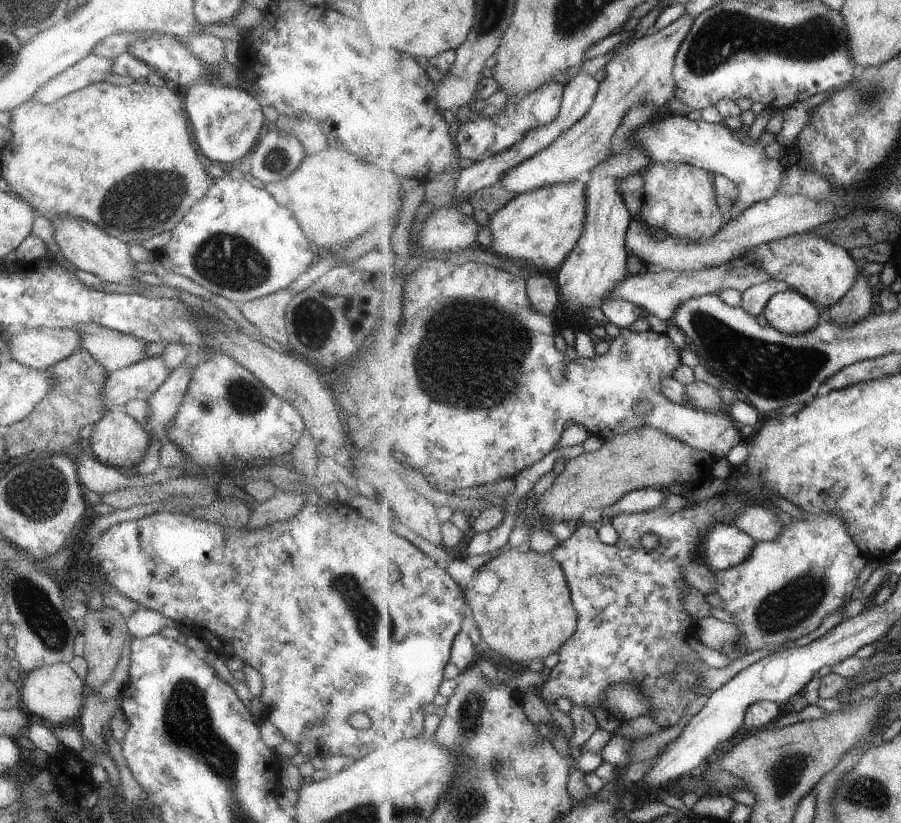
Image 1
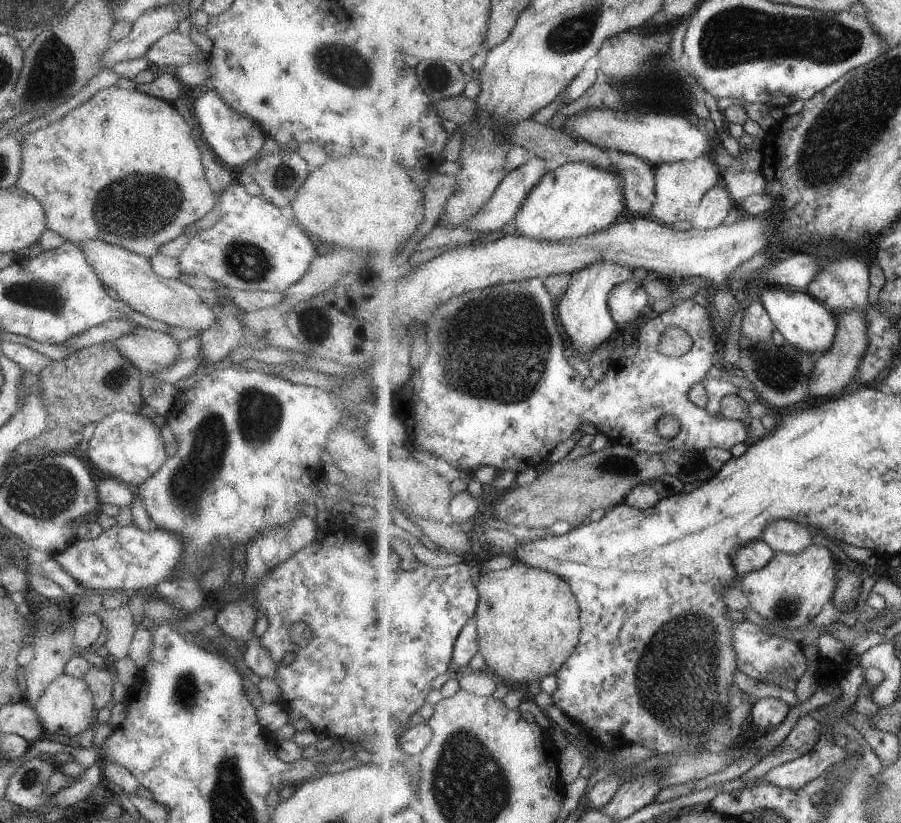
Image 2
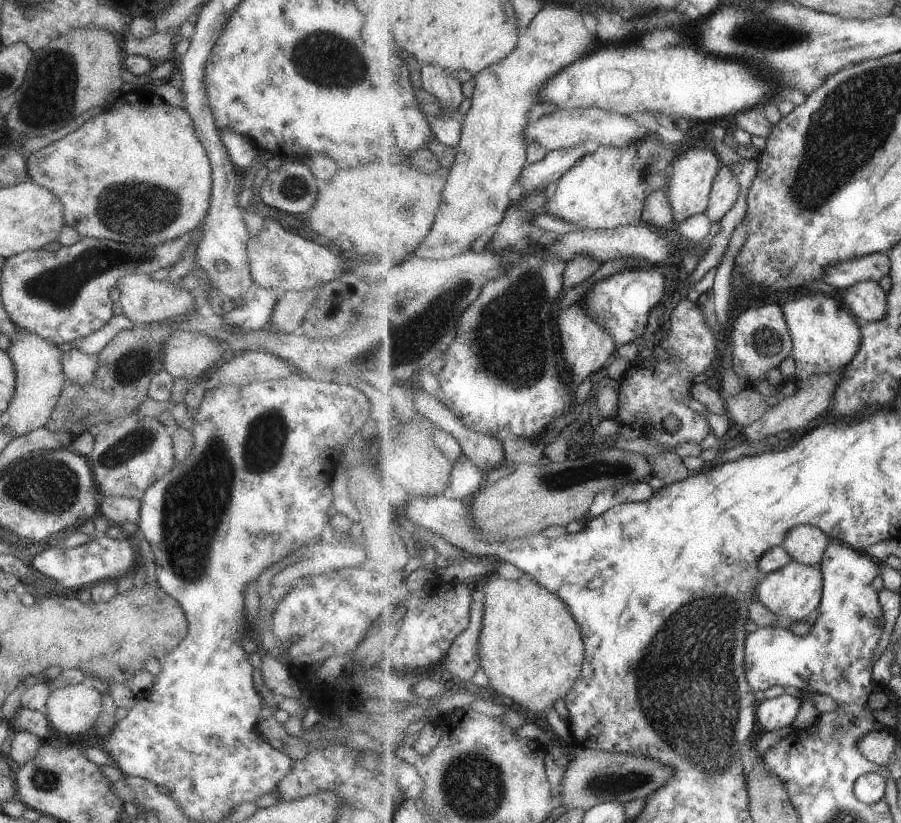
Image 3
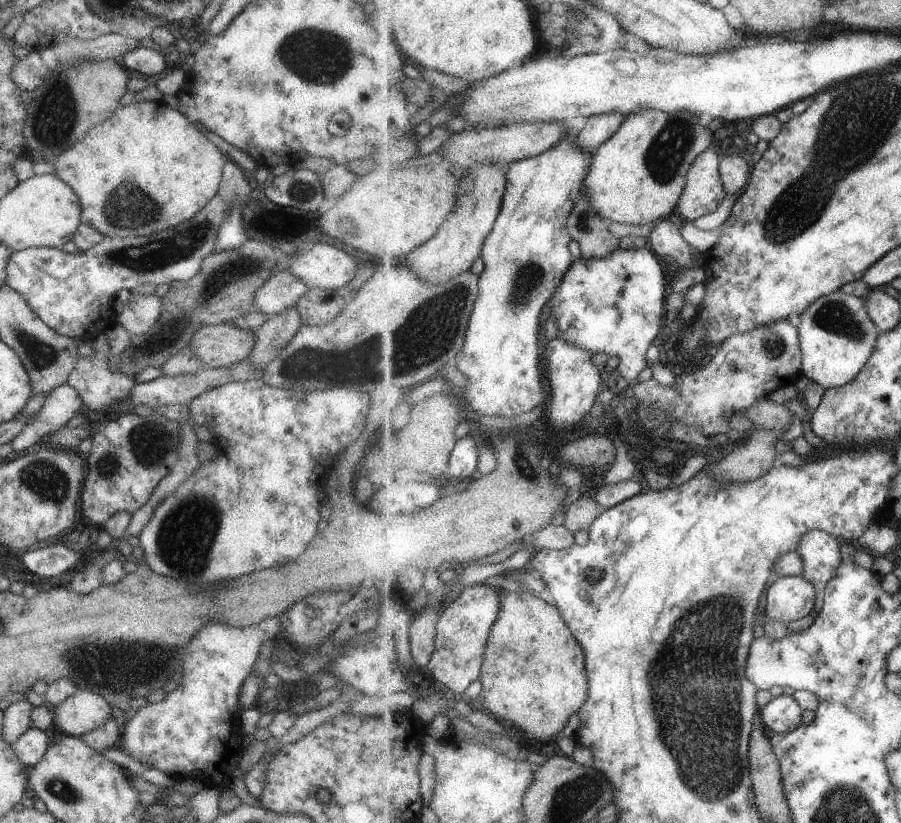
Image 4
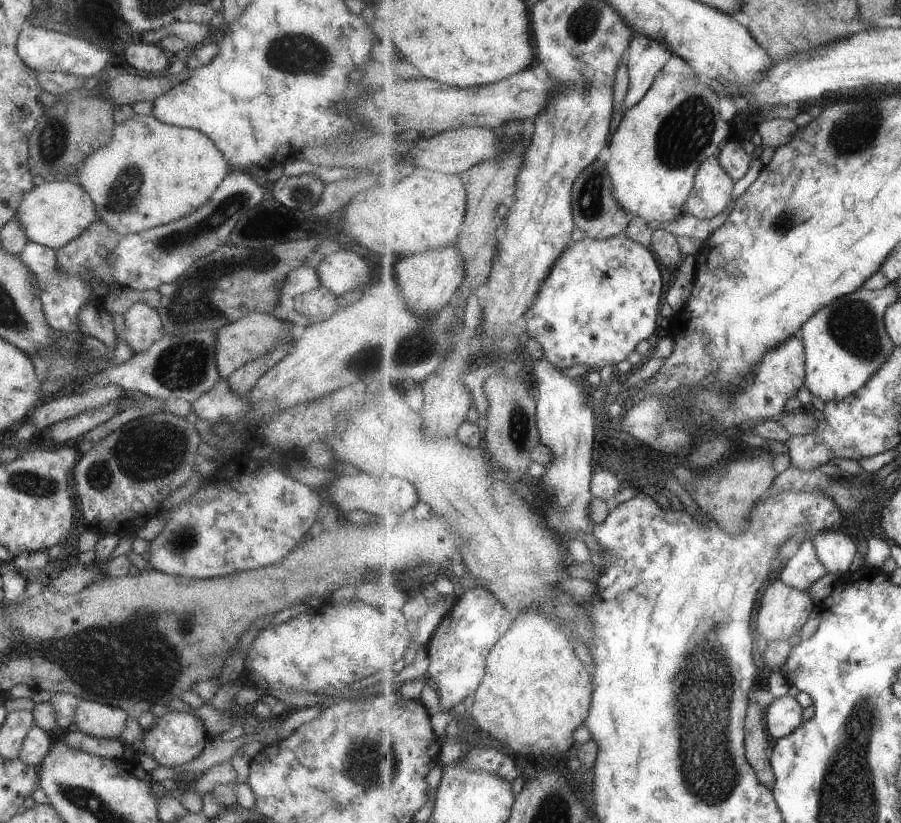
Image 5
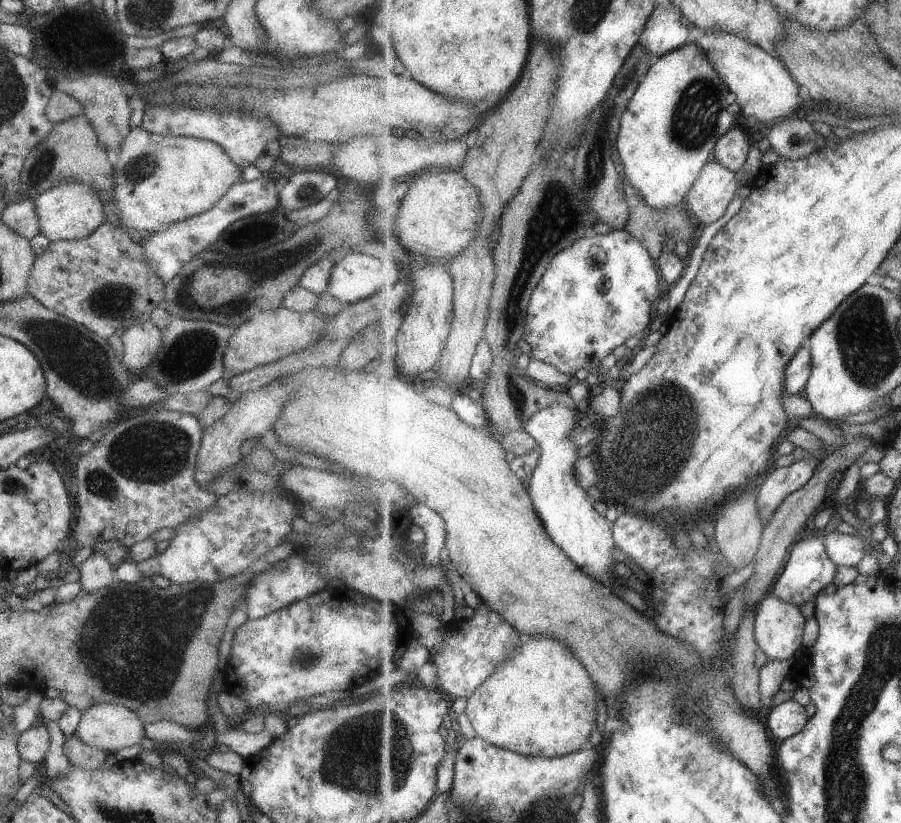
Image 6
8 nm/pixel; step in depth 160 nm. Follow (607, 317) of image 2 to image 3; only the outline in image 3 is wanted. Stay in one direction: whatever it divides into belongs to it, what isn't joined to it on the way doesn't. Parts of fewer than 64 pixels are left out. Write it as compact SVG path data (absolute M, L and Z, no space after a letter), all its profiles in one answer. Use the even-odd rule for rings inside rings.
M579 300L569 308L559 311L557 317L564 364L570 370L575 386L583 384L587 378L599 372L613 360L617 344L613 337L588 315L584 308L584 300Z

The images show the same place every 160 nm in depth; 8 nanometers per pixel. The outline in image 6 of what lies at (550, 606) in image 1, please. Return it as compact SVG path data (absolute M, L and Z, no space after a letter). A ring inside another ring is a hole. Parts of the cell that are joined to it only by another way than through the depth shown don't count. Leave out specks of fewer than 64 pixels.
M523 634L522 637L521 652L513 654L507 664L499 666L468 700L465 713L476 736L498 748L508 749L527 757L557 758L580 752L588 747L587 740L591 738L597 724L599 690L595 682L591 680L587 668L559 640L529 634Z

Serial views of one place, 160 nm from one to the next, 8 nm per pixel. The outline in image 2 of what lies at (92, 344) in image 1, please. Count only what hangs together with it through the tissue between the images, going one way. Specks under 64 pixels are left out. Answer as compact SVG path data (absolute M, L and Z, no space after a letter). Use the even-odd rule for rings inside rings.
M135 327L109 344L141 374L166 369L178 360L179 343L168 332Z

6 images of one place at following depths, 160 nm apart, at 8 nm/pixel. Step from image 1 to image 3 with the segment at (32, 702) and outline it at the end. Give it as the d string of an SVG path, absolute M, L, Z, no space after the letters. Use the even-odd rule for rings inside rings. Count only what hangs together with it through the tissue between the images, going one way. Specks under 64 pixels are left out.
M84 681L53 689L45 701L42 713L48 720L49 728L53 727L67 736L70 734L82 736L92 733L101 708L101 694L90 683Z

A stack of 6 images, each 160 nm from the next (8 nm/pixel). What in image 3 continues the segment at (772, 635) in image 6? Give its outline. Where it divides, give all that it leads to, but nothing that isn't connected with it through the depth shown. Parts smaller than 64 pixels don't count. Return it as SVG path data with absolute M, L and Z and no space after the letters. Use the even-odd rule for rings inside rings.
M793 561L781 571L764 576L756 592L757 598L779 618L787 617L791 621L805 621L815 608L821 608L823 591L824 576L822 570Z

